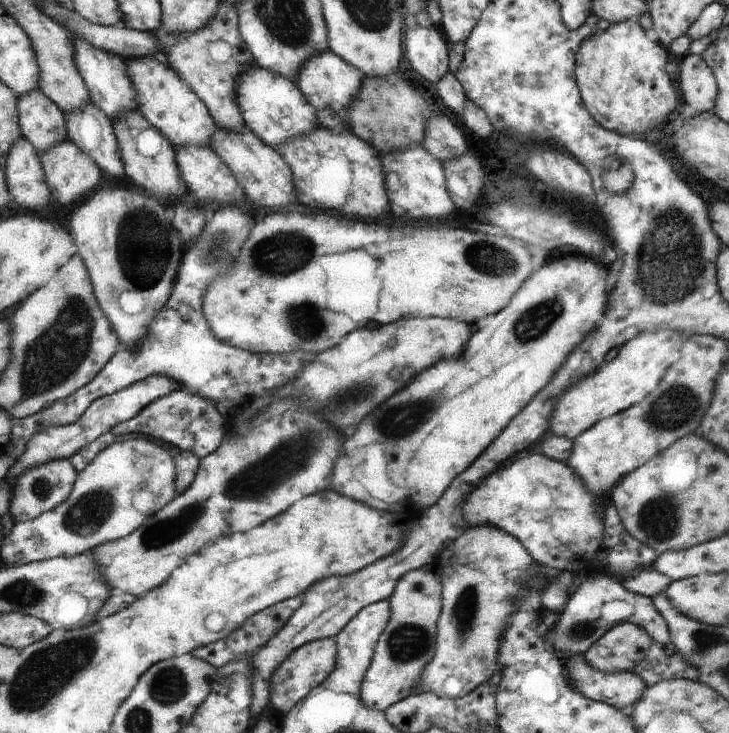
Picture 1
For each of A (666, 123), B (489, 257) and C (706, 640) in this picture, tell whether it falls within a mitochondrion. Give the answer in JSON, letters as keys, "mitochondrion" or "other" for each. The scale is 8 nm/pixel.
{"A":"other","B":"mitochondrion","C":"mitochondrion"}

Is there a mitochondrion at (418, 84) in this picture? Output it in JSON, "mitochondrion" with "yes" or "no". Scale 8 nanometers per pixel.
{"mitochondrion":"no"}

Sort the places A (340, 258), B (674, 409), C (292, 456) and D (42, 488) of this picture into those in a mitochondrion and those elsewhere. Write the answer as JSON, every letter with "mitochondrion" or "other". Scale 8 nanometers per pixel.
{"A":"other","B":"mitochondrion","C":"mitochondrion","D":"mitochondrion"}

